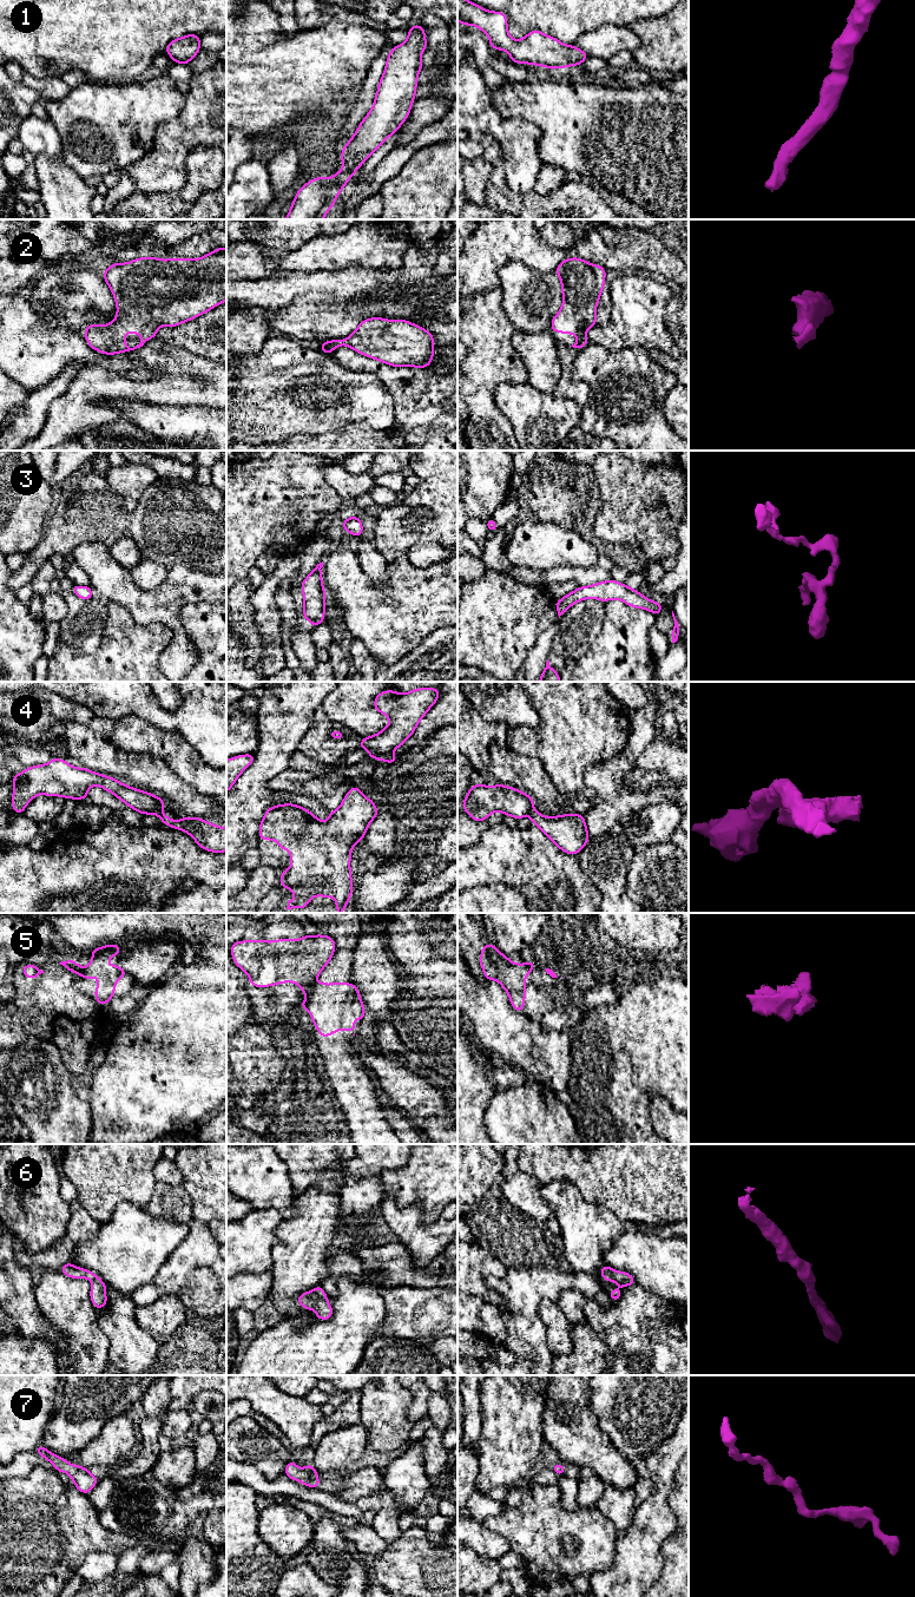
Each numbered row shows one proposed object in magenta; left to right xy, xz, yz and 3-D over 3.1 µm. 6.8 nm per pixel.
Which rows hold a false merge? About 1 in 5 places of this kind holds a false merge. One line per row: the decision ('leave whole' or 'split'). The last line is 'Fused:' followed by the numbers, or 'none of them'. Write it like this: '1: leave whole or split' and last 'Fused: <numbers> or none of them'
1: leave whole
2: leave whole
3: leave whole
4: split
5: split
6: leave whole
7: leave whole
Fused: 4, 5

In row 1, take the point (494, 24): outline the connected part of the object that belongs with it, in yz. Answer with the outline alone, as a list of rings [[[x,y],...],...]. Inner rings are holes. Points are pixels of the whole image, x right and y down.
[[[458,0],[458,20],[465,27],[473,25],[488,35],[493,50],[506,51],[512,61],[545,66],[548,70],[579,66],[590,55],[538,29],[531,31],[520,40],[508,34],[507,15],[503,12],[487,11],[469,0]]]

